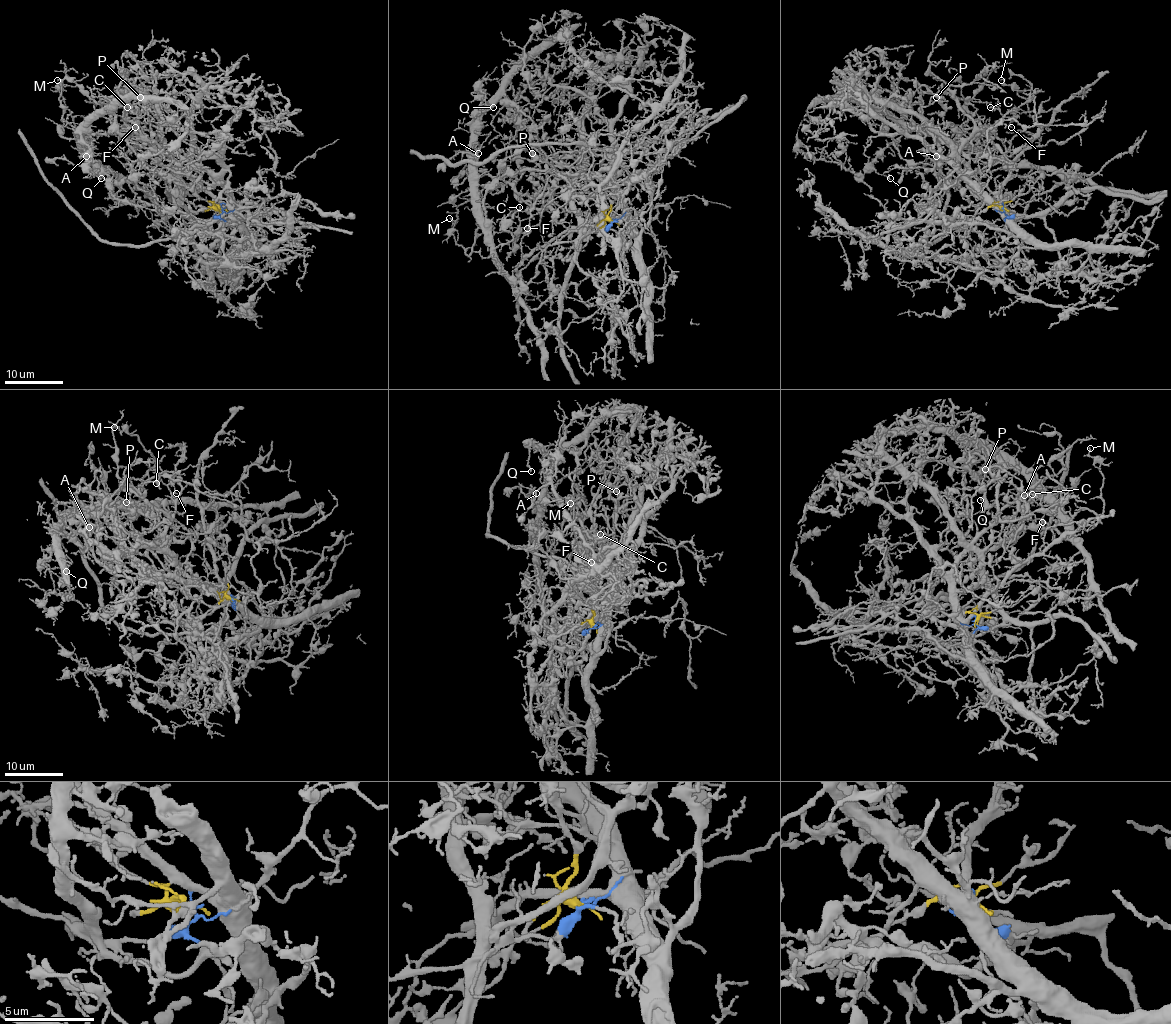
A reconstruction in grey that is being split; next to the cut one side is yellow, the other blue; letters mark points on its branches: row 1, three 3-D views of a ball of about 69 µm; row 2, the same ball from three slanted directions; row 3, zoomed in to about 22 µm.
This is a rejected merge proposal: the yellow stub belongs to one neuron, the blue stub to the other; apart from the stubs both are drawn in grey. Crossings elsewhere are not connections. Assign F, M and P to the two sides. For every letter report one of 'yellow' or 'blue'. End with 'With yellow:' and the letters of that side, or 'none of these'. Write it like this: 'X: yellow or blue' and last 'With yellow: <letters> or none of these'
F: yellow
M: blue
P: yellow
With yellow: F, P

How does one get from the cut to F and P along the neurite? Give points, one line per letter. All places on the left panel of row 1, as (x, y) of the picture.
F: (221, 207), (199, 207), (180, 196), (180, 158), (163, 140), (157, 127), (128, 117), (135, 127)
P: (221, 207), (228, 200), (223, 165), (174, 130), (183, 105), (157, 108), (139, 98)

